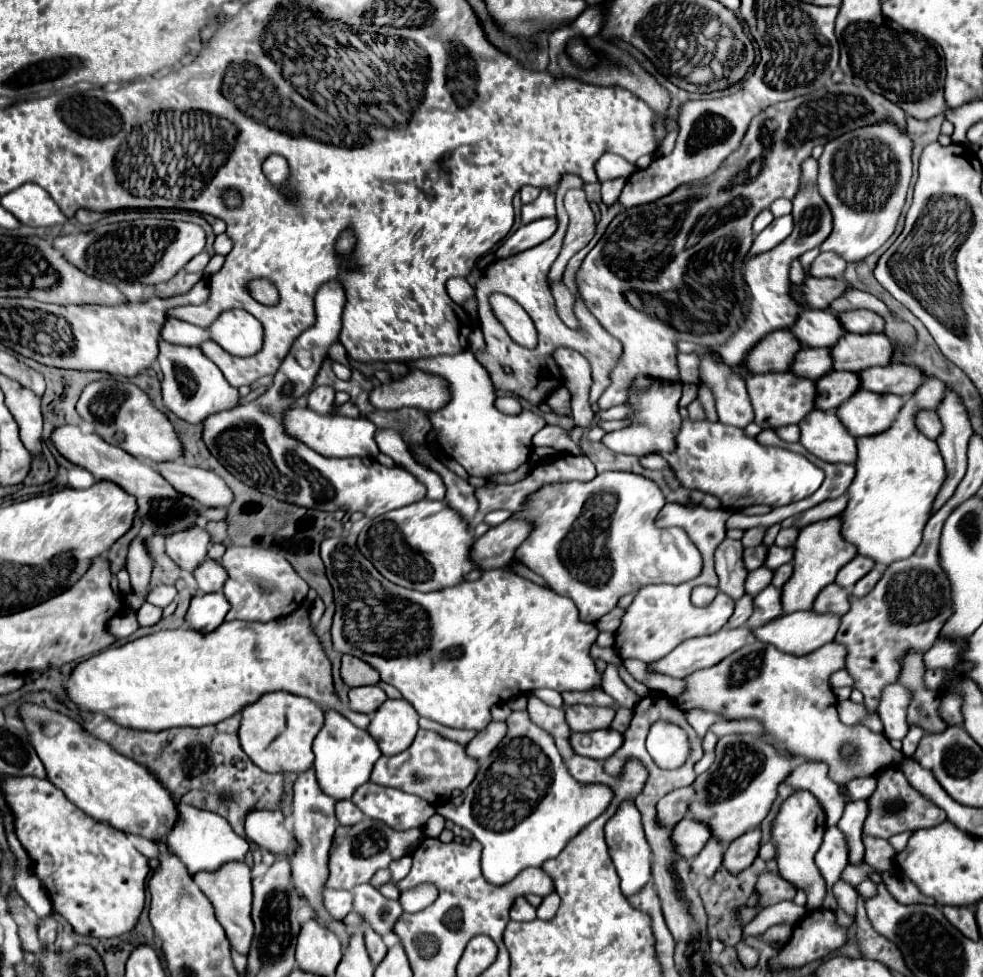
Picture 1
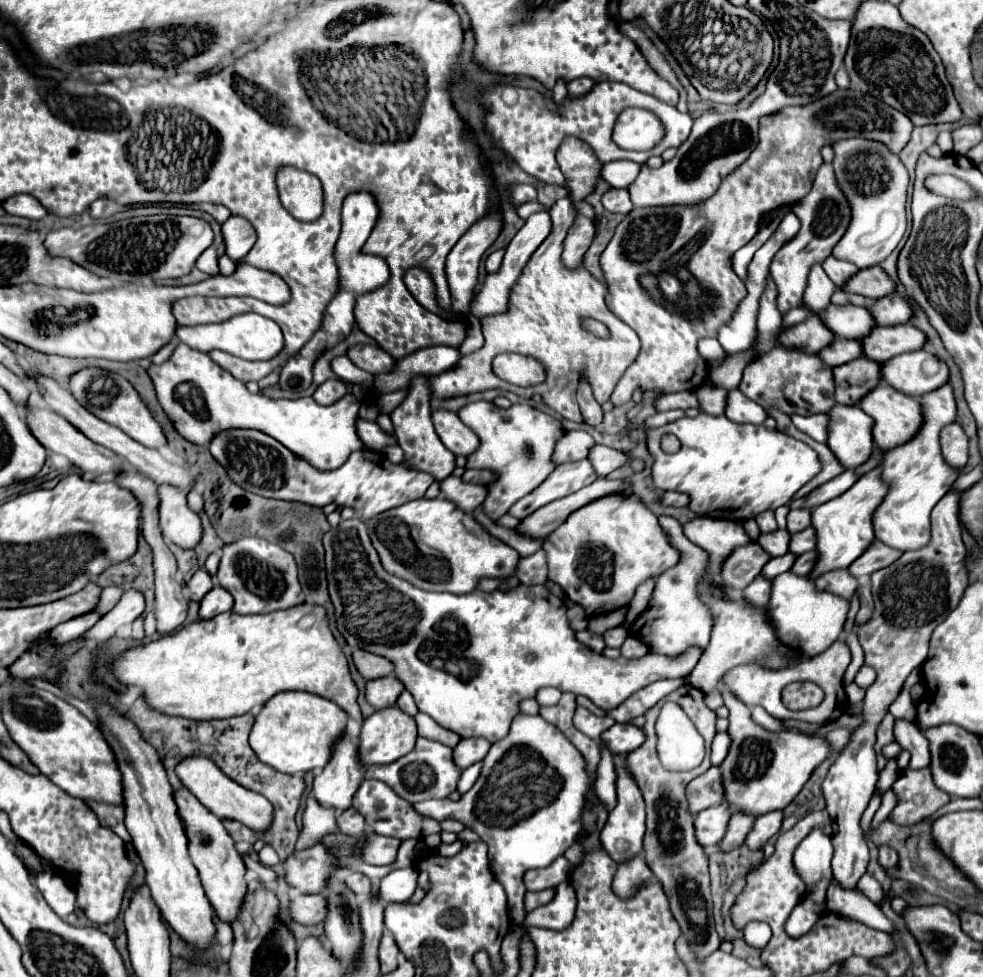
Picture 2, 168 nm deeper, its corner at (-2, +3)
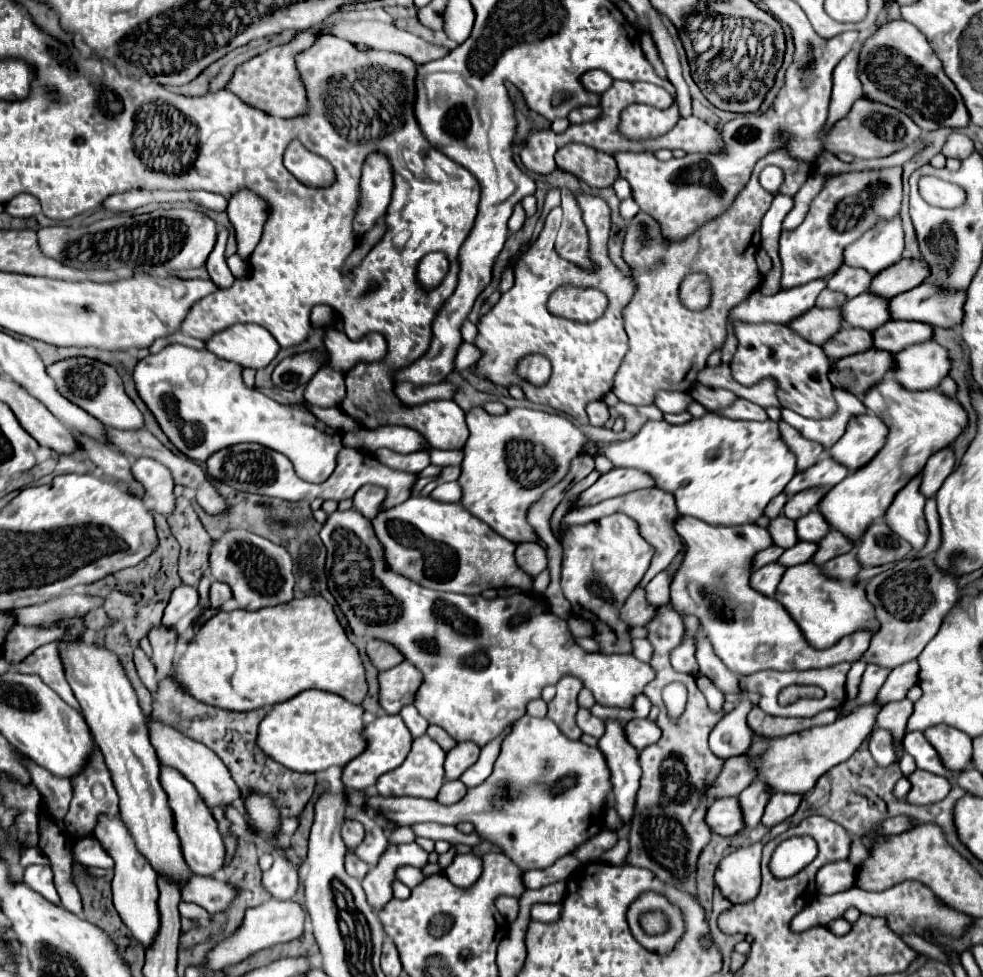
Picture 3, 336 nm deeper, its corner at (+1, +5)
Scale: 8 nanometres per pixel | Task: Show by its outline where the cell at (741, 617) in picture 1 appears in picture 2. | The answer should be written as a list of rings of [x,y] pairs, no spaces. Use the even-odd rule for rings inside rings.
[[[757,576],[745,590],[743,590],[743,600],[745,604],[753,608],[765,608],[769,602],[769,592],[771,592],[771,582]]]

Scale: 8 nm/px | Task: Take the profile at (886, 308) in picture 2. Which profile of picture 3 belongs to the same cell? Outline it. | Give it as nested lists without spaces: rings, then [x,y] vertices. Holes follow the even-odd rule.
[[[926,282],[892,298],[890,312],[894,320],[918,320],[932,326],[956,328],[964,318],[964,300],[966,292],[962,290],[946,290],[938,284]]]

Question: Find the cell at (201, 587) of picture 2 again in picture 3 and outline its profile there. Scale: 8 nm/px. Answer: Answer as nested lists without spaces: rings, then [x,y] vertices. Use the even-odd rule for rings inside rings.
[[[178,586],[174,592],[172,592],[172,598],[164,610],[164,618],[162,618],[162,626],[166,630],[172,630],[178,626],[178,622],[188,616],[194,608],[198,606],[198,592],[196,588],[192,586]]]

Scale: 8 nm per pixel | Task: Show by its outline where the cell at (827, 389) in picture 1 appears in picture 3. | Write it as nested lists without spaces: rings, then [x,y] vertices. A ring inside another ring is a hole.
[[[870,348],[866,352],[852,354],[834,362],[830,370],[830,382],[836,388],[844,388],[856,396],[864,396],[864,392],[878,384],[892,368],[892,354],[886,354],[878,348]]]

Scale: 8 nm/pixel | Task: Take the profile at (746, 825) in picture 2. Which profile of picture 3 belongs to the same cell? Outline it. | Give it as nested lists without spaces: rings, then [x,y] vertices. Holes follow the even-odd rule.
[[[754,780],[746,790],[742,790],[742,794],[738,796],[742,812],[744,812],[744,822],[746,828],[756,828],[760,824],[760,818],[764,814],[764,808],[770,800],[770,794],[766,794],[766,786],[762,786],[762,782]]]

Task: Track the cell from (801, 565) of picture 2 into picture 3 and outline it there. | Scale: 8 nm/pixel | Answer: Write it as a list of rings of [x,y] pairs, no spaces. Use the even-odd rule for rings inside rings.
[[[830,530],[828,534],[826,534],[826,538],[822,538],[822,542],[818,542],[818,552],[814,554],[814,558],[812,558],[812,562],[814,564],[818,564],[818,566],[822,566],[822,564],[826,564],[828,560],[832,560],[834,556],[840,556],[840,554],[846,554],[846,552],[850,552],[850,550],[854,550],[856,548],[856,542],[854,540],[850,540],[848,536],[844,536],[842,532],[838,532],[838,530]]]

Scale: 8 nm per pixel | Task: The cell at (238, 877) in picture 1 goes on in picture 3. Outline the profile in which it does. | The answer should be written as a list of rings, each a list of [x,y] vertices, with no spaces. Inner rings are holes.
[[[160,764],[160,784],[168,796],[168,806],[174,816],[174,830],[180,838],[180,848],[186,866],[200,876],[212,876],[224,866],[224,842],[218,832],[216,820],[212,818],[202,796],[194,790],[194,784],[188,782],[178,770]]]

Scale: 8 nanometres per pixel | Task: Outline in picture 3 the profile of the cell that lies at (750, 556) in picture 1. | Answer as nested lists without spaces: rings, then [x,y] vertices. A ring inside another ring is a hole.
[[[778,516],[770,522],[770,534],[774,538],[774,544],[780,548],[792,548],[798,542],[796,536],[796,522],[786,518],[786,516]]]

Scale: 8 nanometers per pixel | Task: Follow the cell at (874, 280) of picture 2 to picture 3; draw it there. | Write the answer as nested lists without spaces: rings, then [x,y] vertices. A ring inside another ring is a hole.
[[[900,260],[894,266],[882,270],[882,274],[872,278],[870,292],[884,296],[884,298],[894,298],[906,290],[916,288],[930,276],[930,266],[922,260]]]

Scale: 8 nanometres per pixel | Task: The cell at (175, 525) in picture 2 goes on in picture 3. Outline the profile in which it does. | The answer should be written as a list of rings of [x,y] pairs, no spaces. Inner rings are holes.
[[[136,458],[130,472],[134,480],[144,486],[146,494],[156,502],[154,510],[168,516],[174,510],[174,480],[170,470],[150,458]]]

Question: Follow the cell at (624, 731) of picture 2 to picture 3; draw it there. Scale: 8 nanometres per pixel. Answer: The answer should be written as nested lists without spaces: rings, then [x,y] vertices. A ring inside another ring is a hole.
[[[634,718],[626,724],[626,736],[636,750],[642,750],[642,748],[658,742],[658,738],[662,736],[662,730],[658,728],[658,724],[654,720]]]

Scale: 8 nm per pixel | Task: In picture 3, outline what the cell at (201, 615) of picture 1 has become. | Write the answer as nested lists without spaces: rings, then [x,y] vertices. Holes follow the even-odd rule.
[[[212,582],[210,586],[210,606],[212,608],[220,608],[230,598],[232,598],[230,586],[226,586],[224,582]]]

